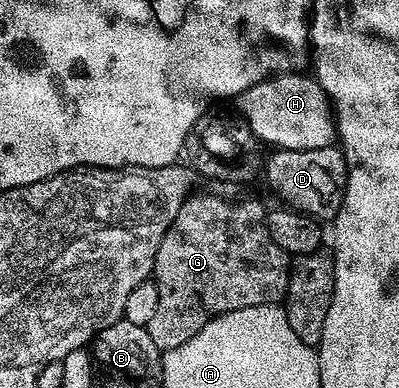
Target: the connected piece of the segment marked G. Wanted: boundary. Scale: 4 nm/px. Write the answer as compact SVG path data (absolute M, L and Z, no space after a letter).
M198 192L182 202L176 220L166 230L158 246L152 267L151 279L158 286L158 311L146 327L154 346L158 346L161 353L174 350L174 346L182 346L182 342L190 342L190 338L194 338L194 334L198 334L198 330L202 330L213 316L242 310L246 306L280 304L288 290L290 257L280 249L278 242L274 242L274 238L270 238L270 230L265 223L266 208L256 200Z

